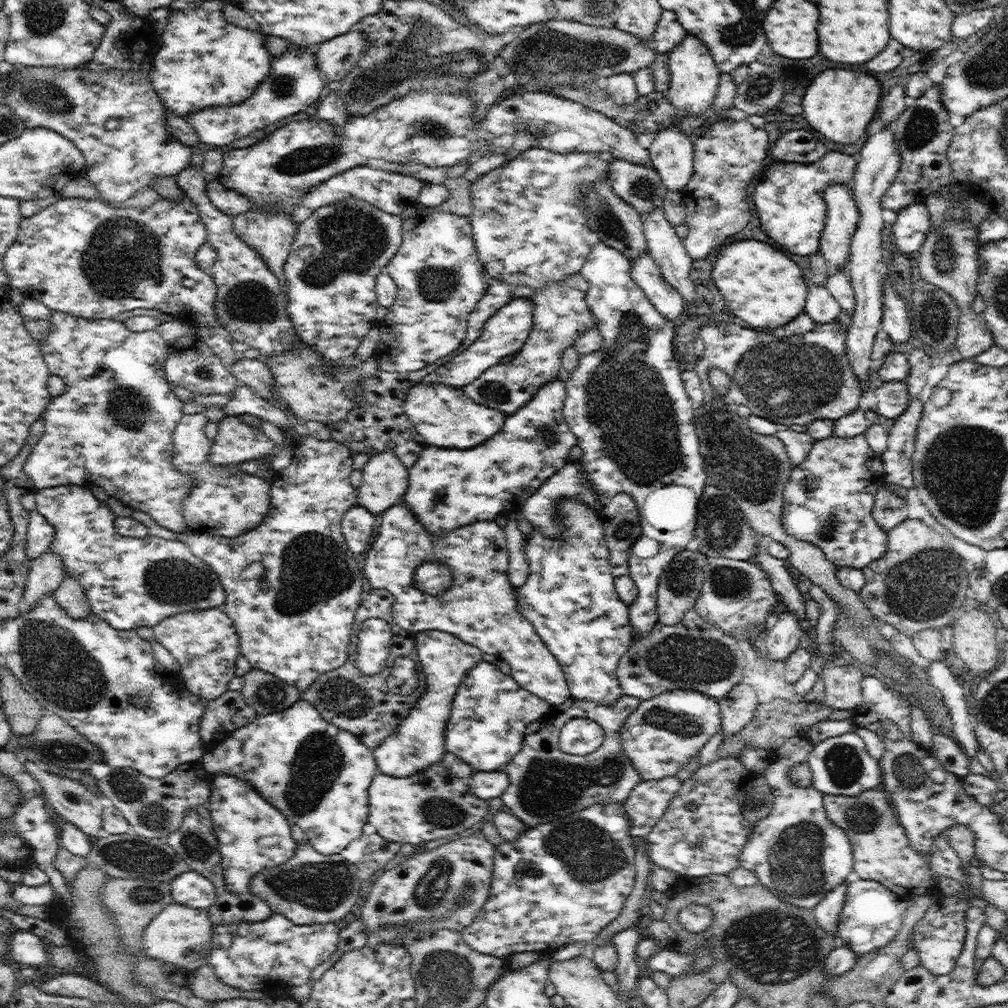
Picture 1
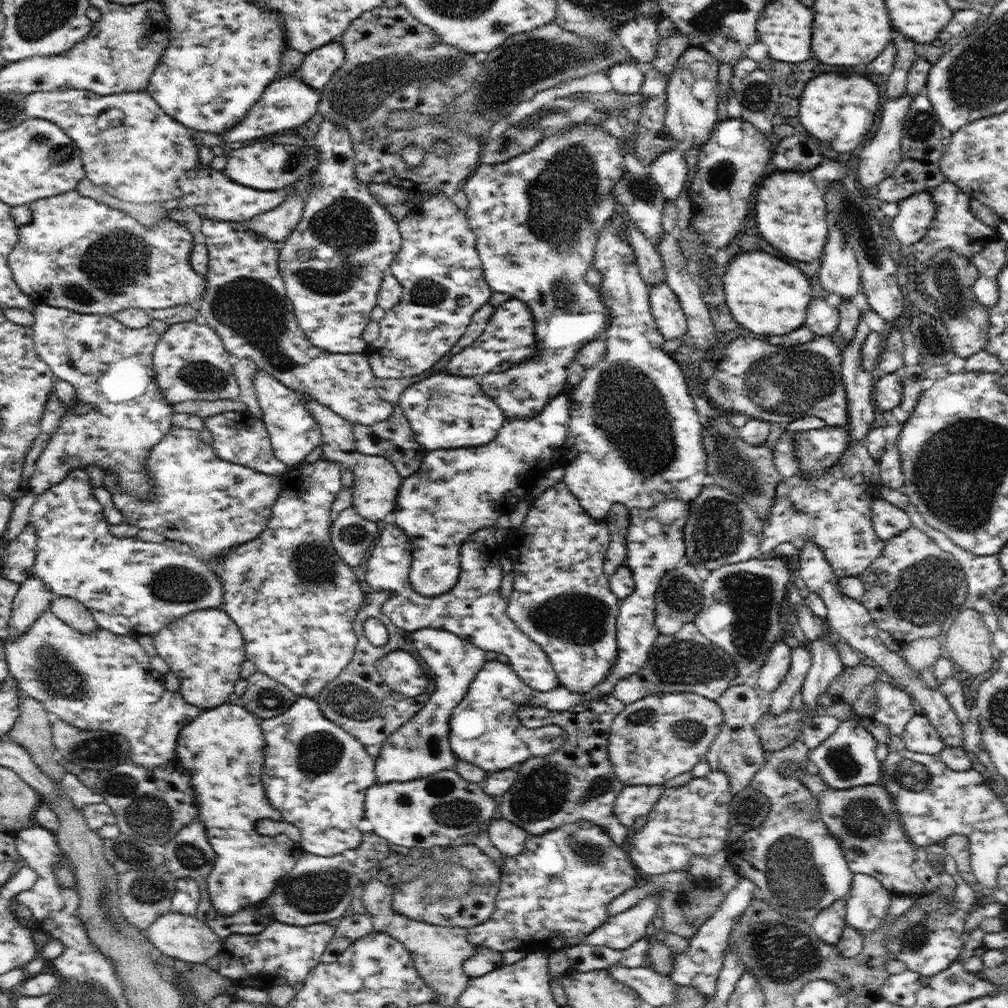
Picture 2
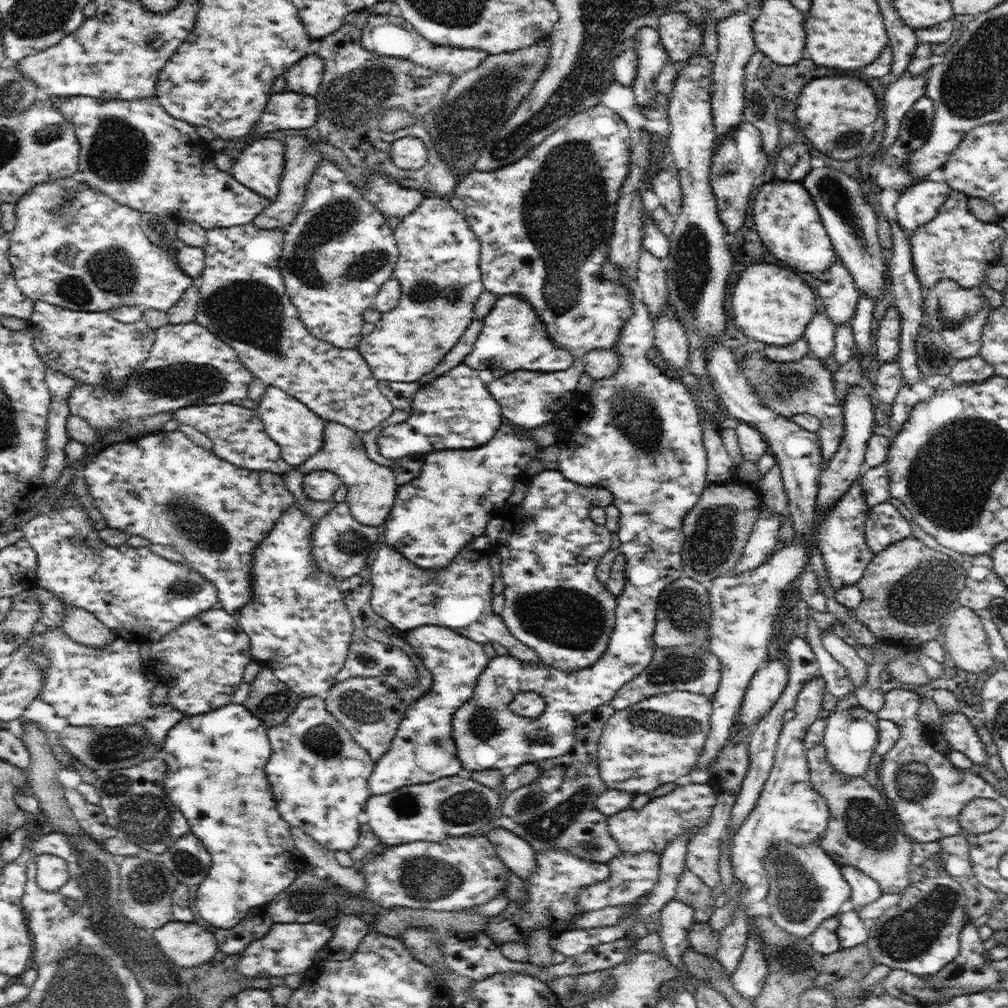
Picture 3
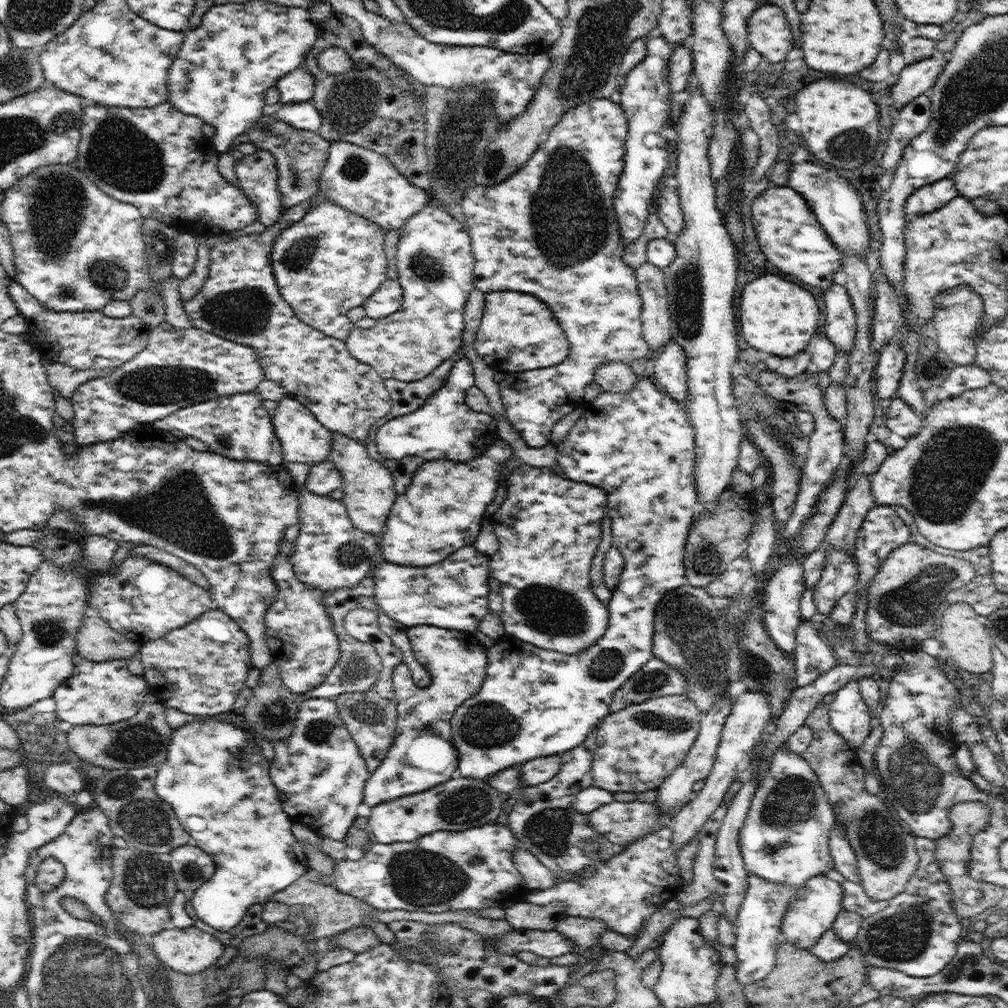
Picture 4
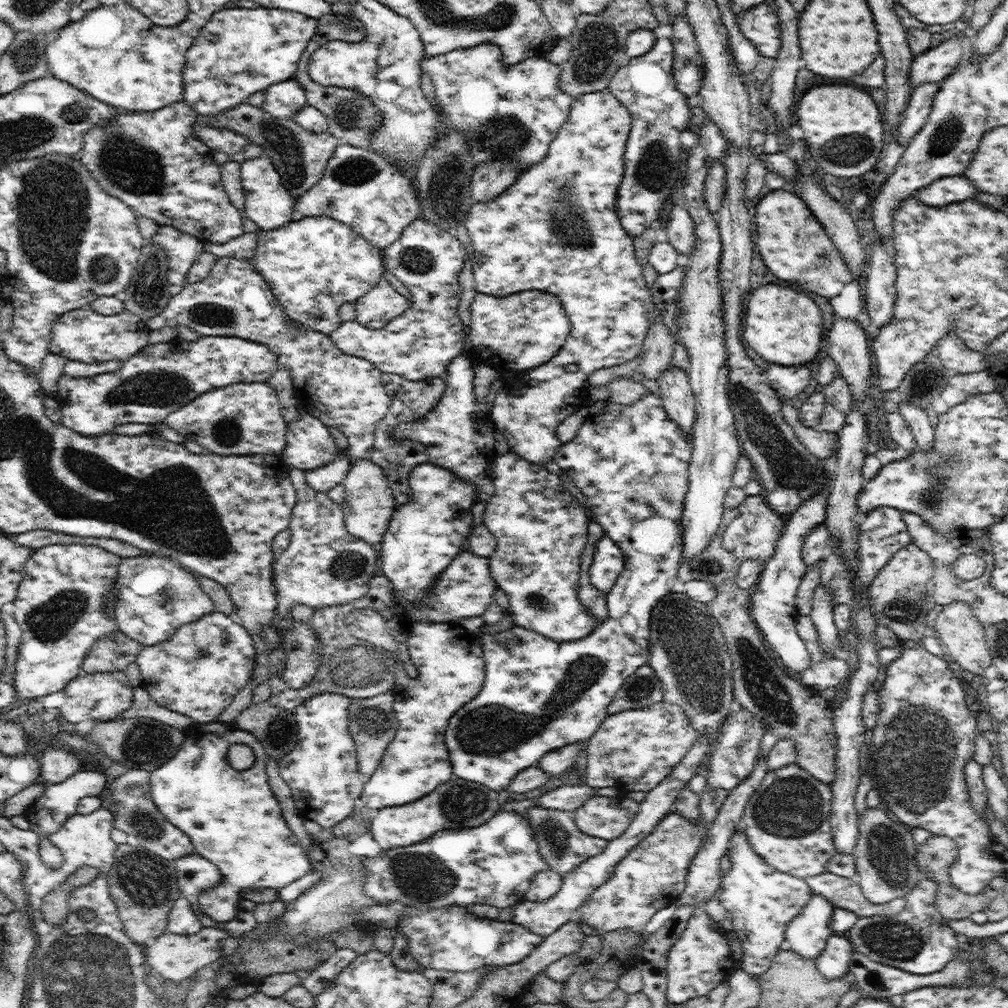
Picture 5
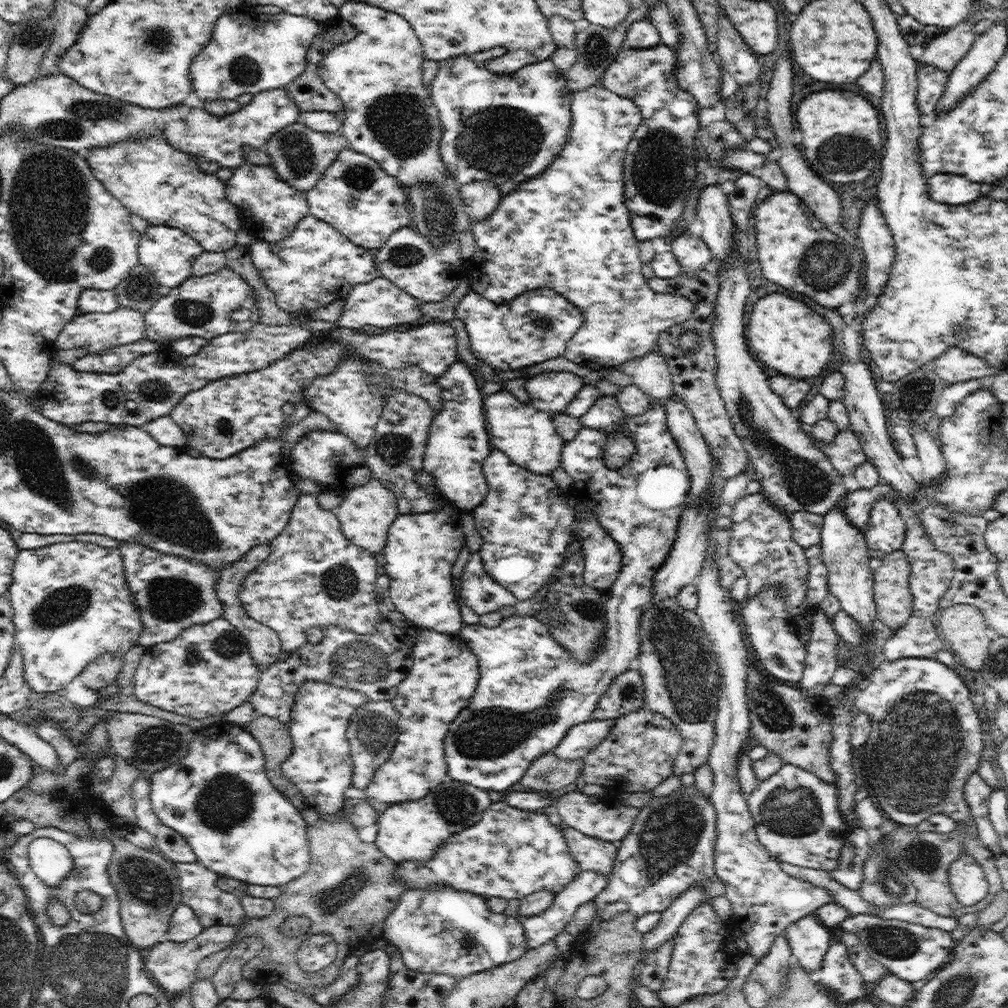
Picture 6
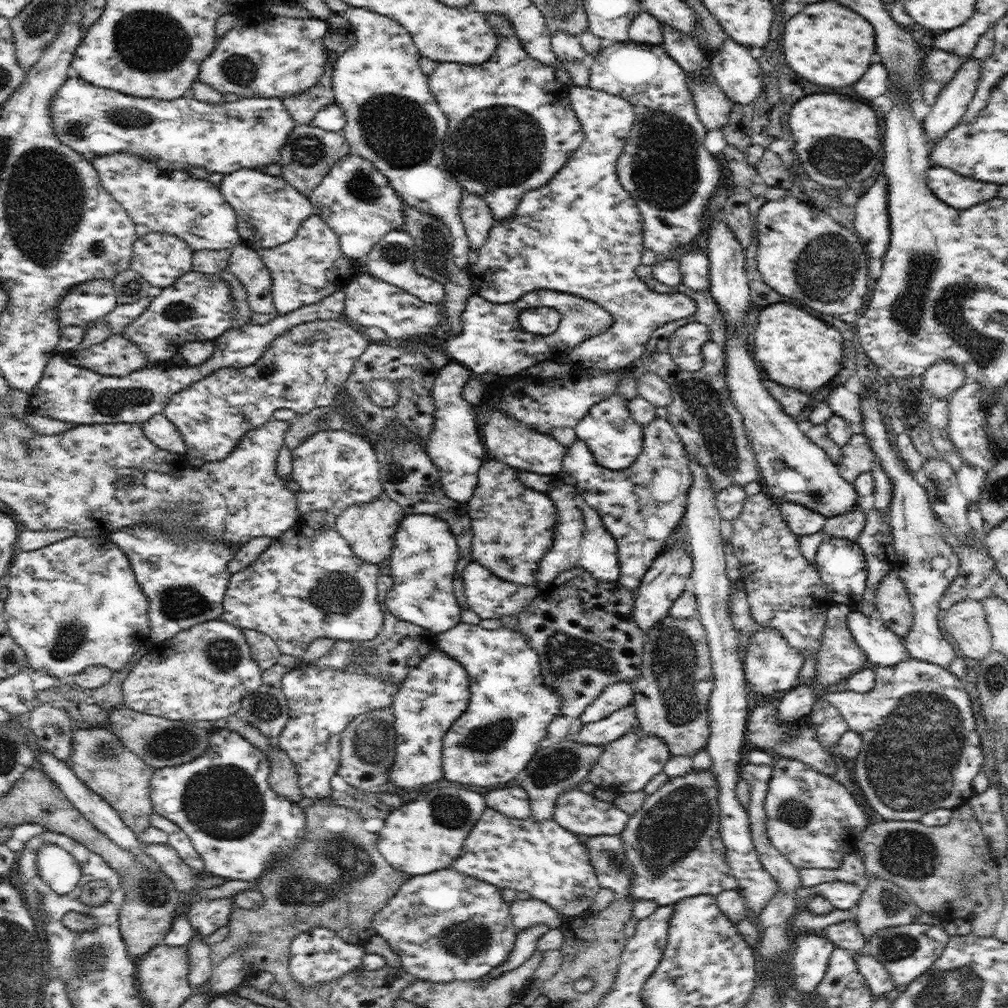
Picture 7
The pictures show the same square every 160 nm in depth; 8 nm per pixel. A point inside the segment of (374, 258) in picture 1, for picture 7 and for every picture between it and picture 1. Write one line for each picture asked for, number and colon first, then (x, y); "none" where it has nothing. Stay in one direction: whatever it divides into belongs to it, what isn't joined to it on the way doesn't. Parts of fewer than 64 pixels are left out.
2: (333, 263)
3: (337, 253)
4: (332, 260)
5: (313, 265)
6: (315, 266)
7: (304, 270)

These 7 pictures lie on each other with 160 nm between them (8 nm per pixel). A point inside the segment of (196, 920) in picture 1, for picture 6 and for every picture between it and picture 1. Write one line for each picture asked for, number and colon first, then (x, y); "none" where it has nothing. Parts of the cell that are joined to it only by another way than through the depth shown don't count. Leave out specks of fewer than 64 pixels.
2: (184, 937)
3: (188, 944)
4: (189, 950)
5: (175, 956)
6: (172, 965)

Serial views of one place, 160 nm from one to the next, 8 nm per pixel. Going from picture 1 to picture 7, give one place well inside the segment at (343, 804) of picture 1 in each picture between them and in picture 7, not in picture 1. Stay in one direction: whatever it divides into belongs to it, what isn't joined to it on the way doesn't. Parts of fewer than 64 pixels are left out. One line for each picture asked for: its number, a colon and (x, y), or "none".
2: (316, 773)
3: (319, 775)
4: (319, 768)
5: (322, 772)
6: (320, 767)
7: (322, 701)

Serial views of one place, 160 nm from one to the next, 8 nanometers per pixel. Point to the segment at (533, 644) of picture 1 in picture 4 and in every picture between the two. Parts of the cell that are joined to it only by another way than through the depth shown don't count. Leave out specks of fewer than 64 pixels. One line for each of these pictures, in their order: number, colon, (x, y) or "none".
2: (482, 619)
3: (460, 598)
4: (454, 593)

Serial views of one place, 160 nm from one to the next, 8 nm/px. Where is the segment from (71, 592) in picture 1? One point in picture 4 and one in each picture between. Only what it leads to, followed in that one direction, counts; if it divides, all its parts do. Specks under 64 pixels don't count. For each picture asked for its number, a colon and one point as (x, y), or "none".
2: (72, 612)
3: (79, 624)
4: (95, 640)

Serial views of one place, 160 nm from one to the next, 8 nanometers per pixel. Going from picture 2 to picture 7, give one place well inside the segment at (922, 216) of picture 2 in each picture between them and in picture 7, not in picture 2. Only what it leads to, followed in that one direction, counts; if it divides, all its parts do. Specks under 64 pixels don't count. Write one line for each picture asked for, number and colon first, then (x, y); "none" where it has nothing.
3: (918, 204)
4: (931, 197)
5: (952, 189)
6: (953, 189)
7: (961, 192)

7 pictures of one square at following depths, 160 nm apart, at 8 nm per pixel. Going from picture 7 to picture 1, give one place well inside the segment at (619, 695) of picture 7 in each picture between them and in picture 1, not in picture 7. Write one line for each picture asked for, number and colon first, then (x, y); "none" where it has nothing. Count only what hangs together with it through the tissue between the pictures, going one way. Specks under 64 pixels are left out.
1: (695, 655)
2: (687, 661)
3: (691, 668)
4: (656, 678)
5: (643, 688)
6: (627, 693)

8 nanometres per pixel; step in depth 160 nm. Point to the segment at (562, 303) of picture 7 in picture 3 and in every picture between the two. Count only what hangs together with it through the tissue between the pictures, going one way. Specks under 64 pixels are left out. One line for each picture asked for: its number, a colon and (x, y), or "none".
3: (513, 337)
4: (517, 332)
5: (522, 331)
6: (505, 336)

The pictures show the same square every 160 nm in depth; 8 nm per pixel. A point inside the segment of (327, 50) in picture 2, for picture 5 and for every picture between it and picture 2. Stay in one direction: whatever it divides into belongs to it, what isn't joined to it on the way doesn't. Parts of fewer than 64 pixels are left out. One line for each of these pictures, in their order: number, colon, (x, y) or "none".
3: (305, 77)
4: (298, 86)
5: (284, 99)

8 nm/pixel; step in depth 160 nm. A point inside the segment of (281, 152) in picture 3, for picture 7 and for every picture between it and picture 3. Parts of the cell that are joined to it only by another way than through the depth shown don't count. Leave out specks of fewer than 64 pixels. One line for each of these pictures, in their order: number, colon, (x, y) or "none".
4: (257, 173)
5: (267, 202)
6: (269, 208)
7: (269, 210)

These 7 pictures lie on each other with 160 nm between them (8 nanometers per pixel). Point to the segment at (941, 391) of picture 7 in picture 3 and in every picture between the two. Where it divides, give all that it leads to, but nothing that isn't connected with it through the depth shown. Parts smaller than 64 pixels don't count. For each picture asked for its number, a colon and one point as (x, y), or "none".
3: (958, 314)
4: (958, 313)
5: (954, 354)
6: (956, 365)

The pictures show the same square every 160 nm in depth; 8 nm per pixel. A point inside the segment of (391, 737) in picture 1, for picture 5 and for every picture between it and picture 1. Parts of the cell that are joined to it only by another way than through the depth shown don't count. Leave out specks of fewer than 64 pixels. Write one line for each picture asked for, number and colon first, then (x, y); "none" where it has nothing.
2: (419, 748)
3: (423, 750)
4: (422, 756)
5: (449, 659)

